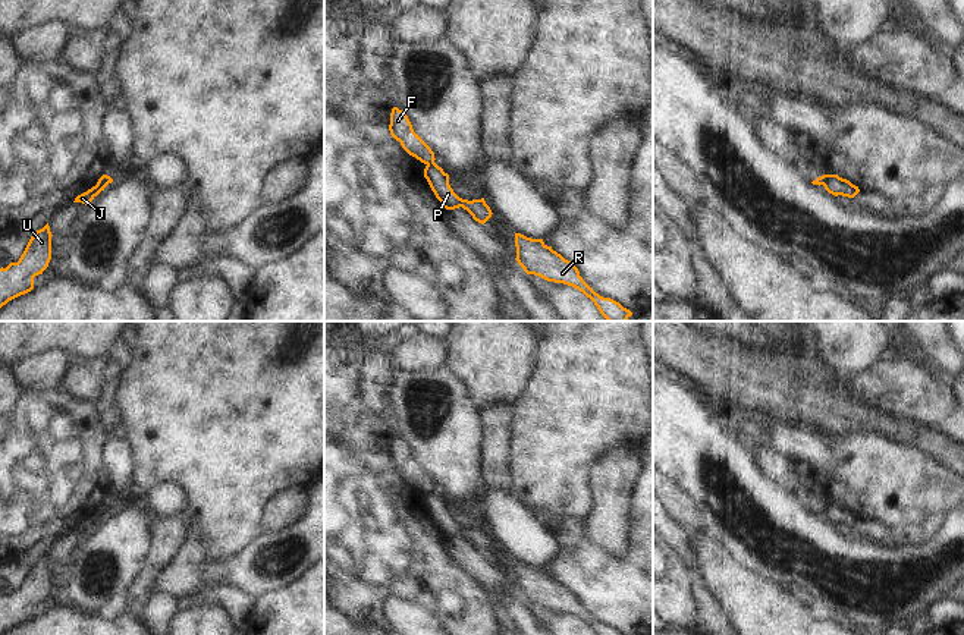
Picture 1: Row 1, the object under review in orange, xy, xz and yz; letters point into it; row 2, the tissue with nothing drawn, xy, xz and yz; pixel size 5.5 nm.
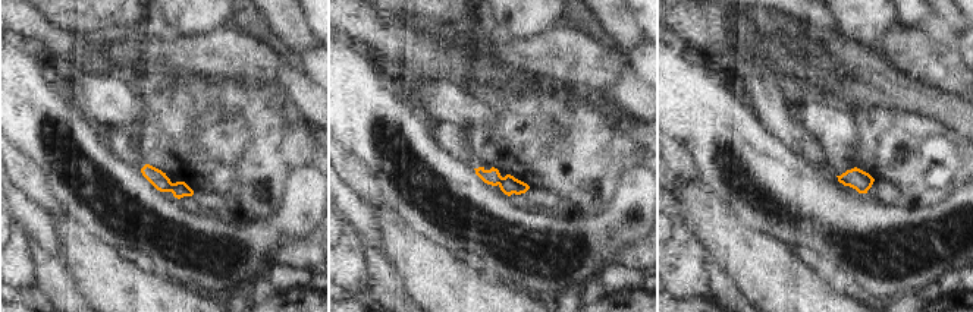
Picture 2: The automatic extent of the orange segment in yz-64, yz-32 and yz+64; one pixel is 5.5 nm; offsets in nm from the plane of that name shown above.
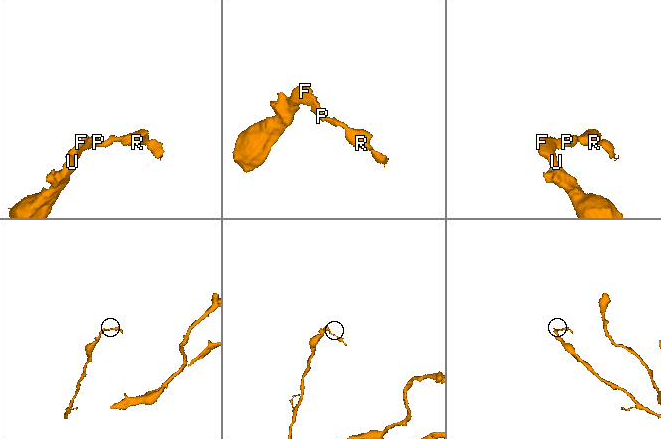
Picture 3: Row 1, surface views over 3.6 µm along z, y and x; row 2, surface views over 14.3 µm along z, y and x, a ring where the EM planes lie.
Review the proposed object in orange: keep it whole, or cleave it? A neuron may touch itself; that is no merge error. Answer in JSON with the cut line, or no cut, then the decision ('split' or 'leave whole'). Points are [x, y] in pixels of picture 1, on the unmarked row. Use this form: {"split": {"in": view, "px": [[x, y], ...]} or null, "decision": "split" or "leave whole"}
{"split": {"in": "xz", "px": [[435, 492], [427, 494]]}, "decision": "split"}

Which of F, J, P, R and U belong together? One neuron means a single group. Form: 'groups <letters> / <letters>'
groups F J U / P R

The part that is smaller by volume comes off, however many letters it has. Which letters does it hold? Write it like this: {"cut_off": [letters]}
{"cut_off": ["P", "R"]}

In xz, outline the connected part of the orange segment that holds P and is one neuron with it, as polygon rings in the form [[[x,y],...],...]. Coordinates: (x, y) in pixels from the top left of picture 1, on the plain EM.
[[[436,491],[426,494],[424,506],[427,507],[436,526],[443,532],[446,538],[462,535],[472,544],[475,550],[481,553],[484,553],[492,546],[493,541],[486,532],[484,526],[472,529],[459,526],[449,513],[449,503],[445,502],[443,497]]]

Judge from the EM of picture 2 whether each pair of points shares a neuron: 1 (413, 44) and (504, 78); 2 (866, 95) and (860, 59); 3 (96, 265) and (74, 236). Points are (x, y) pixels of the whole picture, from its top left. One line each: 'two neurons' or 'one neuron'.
1: one neuron
2: one neuron
3: one neuron

